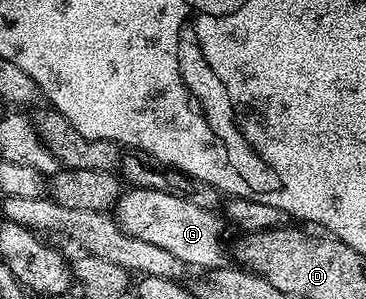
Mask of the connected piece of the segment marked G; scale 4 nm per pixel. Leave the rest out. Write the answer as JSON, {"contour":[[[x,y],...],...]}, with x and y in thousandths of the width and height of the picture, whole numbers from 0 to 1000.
{"contour":[[[358,625],[328,642],[309,722],[339,773],[363,786],[363,799],[396,799],[396,813],[418,813],[462,839],[462,853],[484,853],[503,890],[536,886],[552,906],[574,906],[612,883],[612,742],[579,702],[538,692],[530,666],[495,666],[484,652],[451,652],[451,639]]]}

